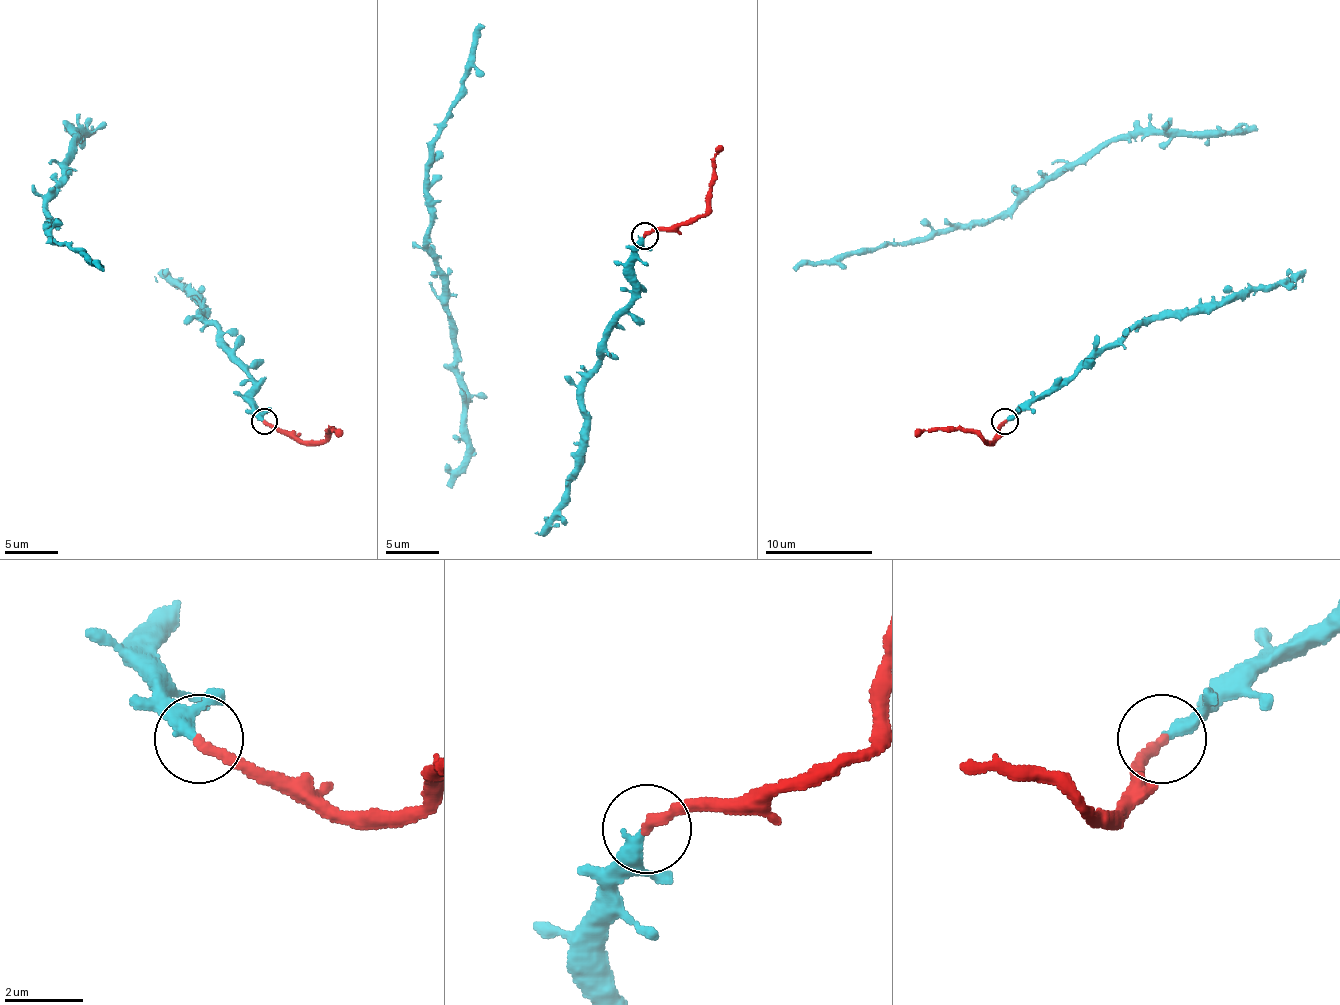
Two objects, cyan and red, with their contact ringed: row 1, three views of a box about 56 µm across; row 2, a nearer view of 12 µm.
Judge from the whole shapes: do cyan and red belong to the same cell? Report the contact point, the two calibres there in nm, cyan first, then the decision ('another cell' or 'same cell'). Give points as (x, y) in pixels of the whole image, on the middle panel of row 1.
place (645, 235); calibres 360 and 280 nm; same cell

